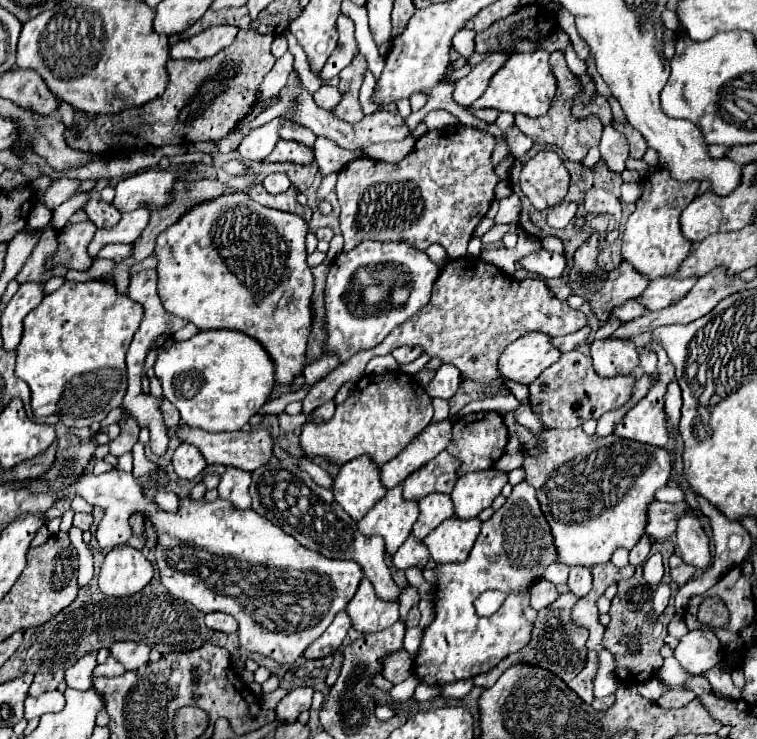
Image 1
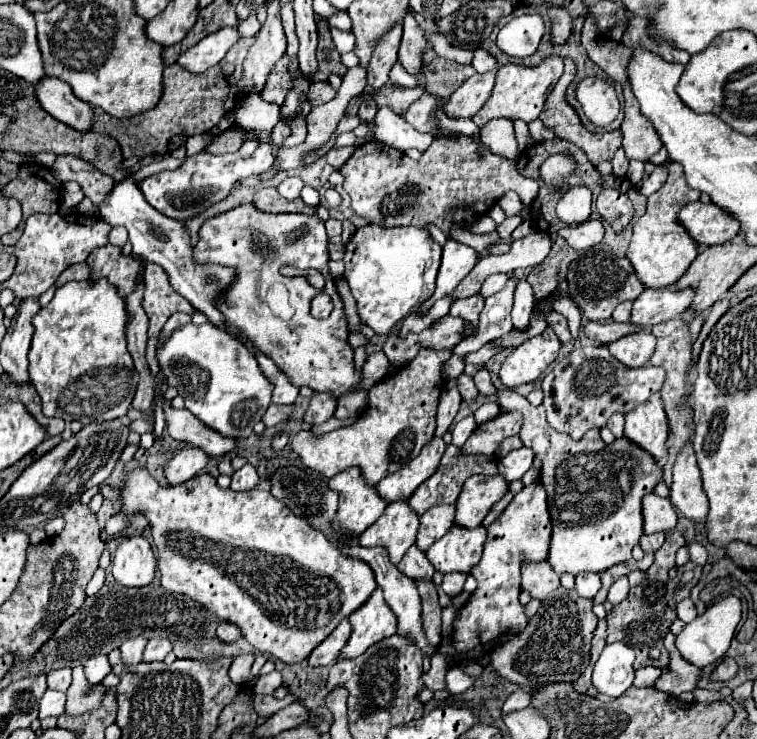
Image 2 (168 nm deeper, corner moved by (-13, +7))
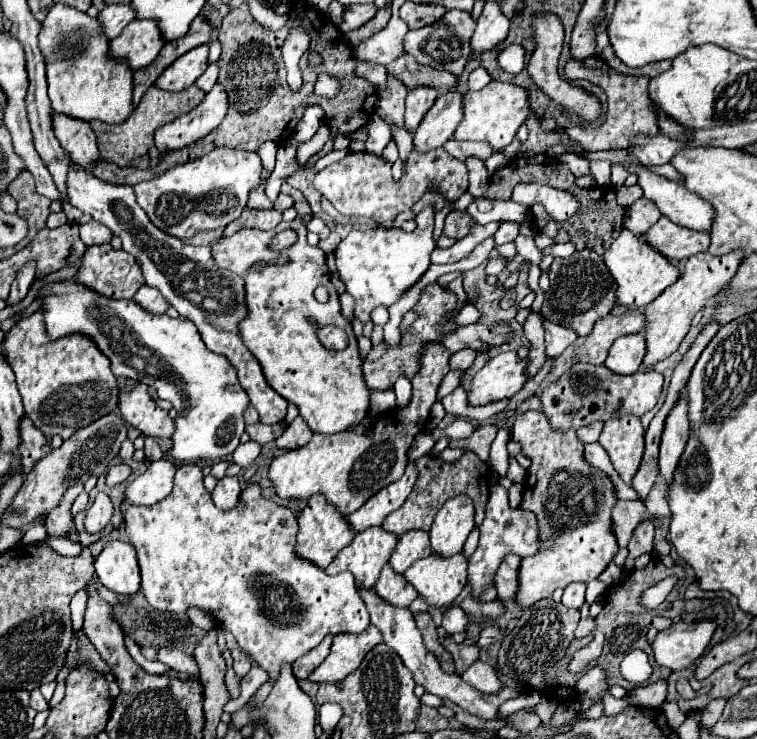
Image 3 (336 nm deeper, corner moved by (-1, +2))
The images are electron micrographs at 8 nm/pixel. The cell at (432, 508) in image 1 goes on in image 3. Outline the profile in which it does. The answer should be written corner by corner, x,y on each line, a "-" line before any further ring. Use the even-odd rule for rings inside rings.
411,530
409,534
399,538
399,542
389,558
389,566
393,568
393,572
403,574
415,560
427,558
429,554
431,554
429,534
423,530

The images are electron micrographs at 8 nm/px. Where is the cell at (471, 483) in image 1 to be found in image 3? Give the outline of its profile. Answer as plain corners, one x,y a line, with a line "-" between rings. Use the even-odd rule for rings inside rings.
465,494
451,498
437,512
433,526
429,530
433,554
449,558
463,550
469,532
475,528
473,522
473,502

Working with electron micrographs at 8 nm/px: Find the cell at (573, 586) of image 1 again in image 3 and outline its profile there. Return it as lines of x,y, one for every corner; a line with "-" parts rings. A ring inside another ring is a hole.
575,582
575,584
569,584
563,592
563,600
561,600
565,606
569,608
581,608
581,604
585,602
585,584
581,582

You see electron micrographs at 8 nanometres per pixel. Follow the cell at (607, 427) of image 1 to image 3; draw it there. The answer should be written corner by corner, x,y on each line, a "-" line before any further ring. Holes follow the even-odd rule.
593,422
581,430
577,430
577,438
583,442
583,444
589,444
589,442
597,442
599,434
603,430
603,424
601,422

